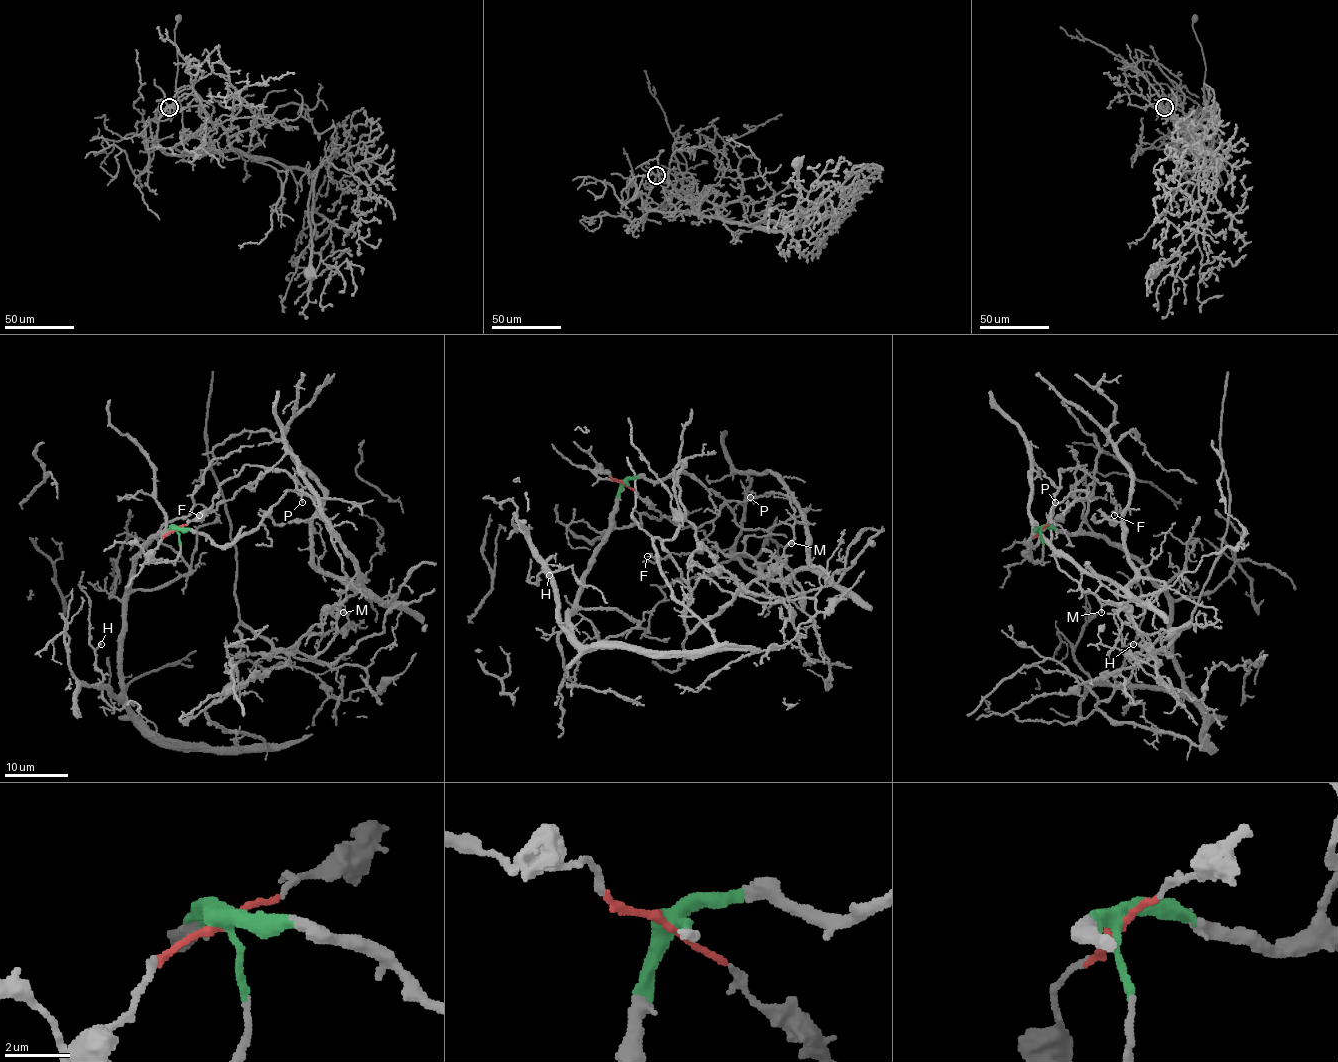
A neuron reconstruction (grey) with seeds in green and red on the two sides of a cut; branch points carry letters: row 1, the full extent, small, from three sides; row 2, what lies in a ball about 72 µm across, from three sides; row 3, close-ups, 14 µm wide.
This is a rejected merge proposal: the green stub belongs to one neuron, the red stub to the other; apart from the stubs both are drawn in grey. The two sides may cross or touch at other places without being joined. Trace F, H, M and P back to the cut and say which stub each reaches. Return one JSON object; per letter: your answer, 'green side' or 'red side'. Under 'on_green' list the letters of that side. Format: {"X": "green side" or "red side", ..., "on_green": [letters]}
{"F": "red side", "H": "green side", "M": "red side", "P": "red side", "on_green": ["H"]}

